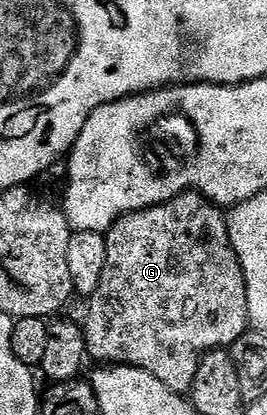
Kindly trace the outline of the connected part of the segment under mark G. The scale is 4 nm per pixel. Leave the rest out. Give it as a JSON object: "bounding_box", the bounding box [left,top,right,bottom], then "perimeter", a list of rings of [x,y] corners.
{"bounding_box":[87,190,249,394],"perimeter":[[[187,190],[164,204],[155,204],[152,208],[146,208],[141,212],[128,212],[111,227],[107,237],[107,261],[101,278],[101,286],[97,286],[95,295],[90,297],[91,309],[87,312],[87,351],[92,361],[110,362],[115,366],[130,366],[140,368],[149,374],[153,374],[165,386],[169,386],[180,394],[190,393],[193,382],[197,378],[197,366],[201,358],[214,348],[227,348],[234,346],[248,331],[249,321],[247,318],[247,291],[245,290],[245,278],[241,270],[241,262],[231,245],[229,230],[227,229],[227,216],[224,209],[218,204],[212,204],[206,196],[194,191]]]}

